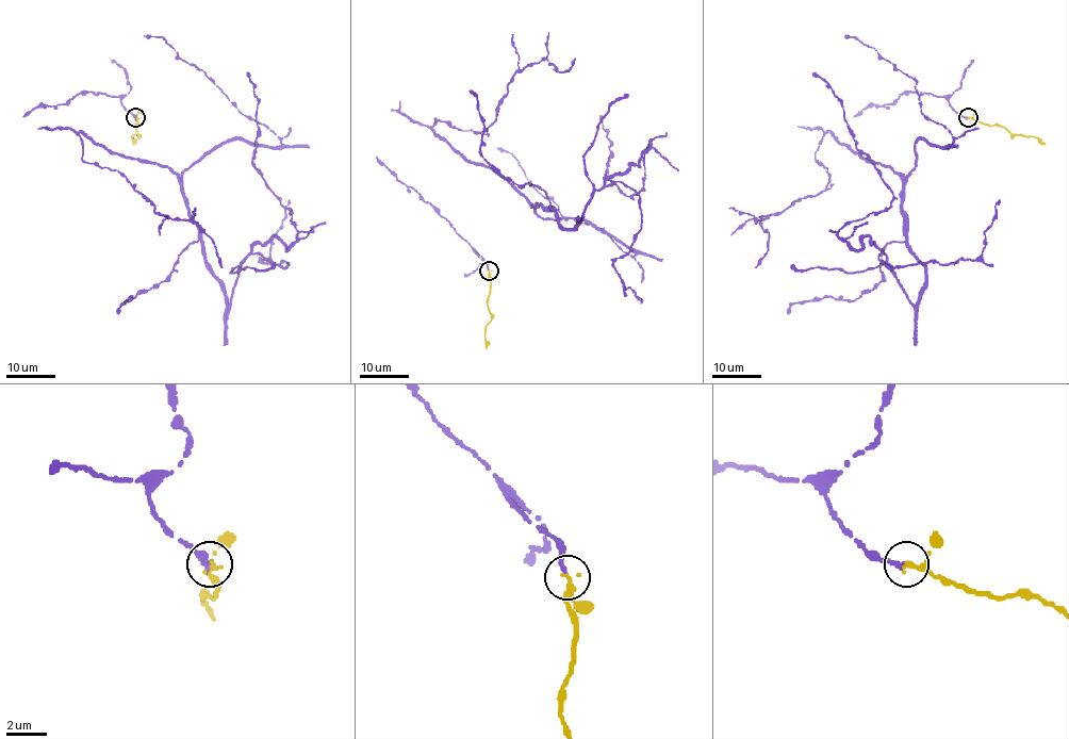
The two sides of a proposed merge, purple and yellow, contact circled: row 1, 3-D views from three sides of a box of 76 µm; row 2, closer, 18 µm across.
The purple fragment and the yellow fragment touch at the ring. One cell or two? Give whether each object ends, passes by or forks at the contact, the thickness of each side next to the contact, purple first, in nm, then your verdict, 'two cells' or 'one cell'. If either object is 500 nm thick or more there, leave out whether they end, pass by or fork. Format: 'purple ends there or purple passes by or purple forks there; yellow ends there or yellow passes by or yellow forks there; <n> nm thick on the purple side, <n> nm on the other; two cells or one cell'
purple ends there; yellow ends there; 240 nm thick on the purple side, 320 nm on the other; one cell

